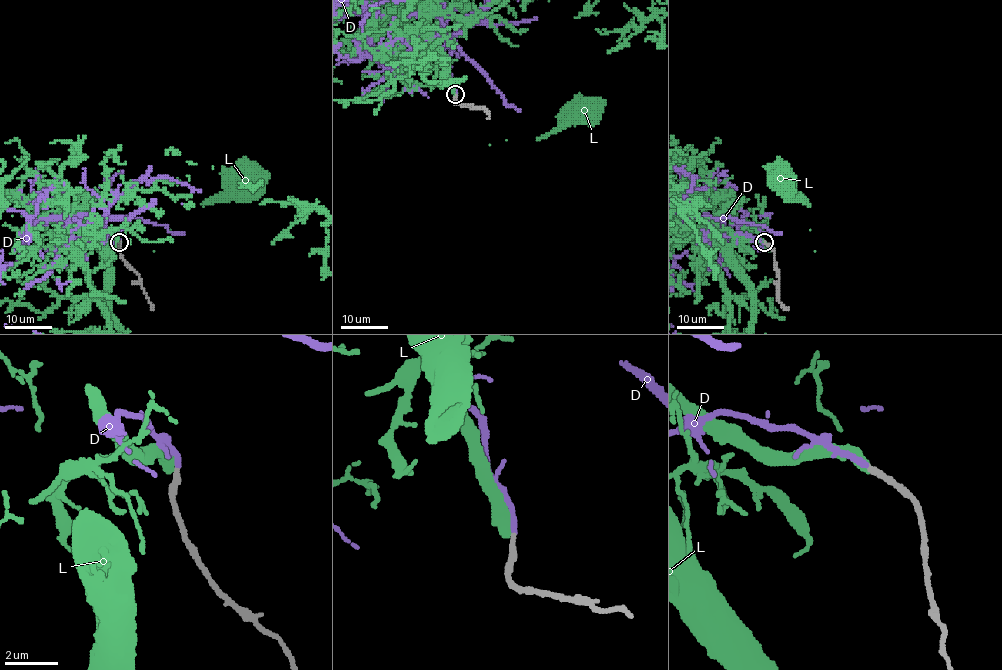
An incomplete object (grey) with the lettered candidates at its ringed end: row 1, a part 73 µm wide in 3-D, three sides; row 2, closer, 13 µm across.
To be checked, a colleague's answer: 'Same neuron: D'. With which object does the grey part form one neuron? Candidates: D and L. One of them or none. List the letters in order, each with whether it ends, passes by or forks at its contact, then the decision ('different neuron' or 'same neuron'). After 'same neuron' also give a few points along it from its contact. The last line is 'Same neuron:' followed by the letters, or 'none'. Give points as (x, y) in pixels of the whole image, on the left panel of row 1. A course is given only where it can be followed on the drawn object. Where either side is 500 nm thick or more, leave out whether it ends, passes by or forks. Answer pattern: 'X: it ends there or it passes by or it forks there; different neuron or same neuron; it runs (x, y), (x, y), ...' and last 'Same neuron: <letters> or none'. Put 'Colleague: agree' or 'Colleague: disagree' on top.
Colleague: agree
D: it ends there; same neuron
L: it ends there; different neuron
Same neuron: D

